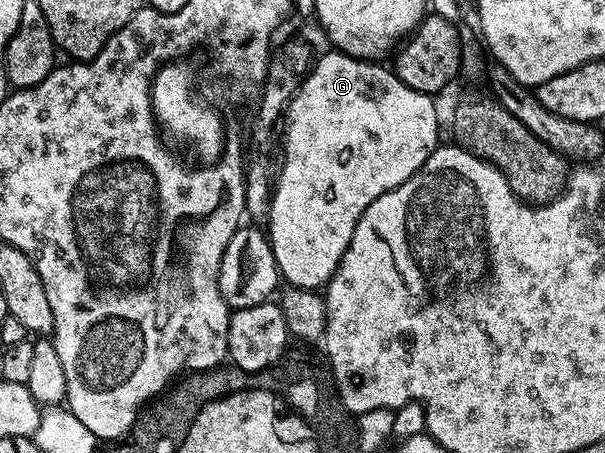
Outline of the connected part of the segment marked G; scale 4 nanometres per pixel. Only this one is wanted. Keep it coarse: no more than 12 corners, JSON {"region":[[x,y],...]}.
{"region":[[329,50],[287,104],[266,234],[320,289],[440,139],[436,99]]}

